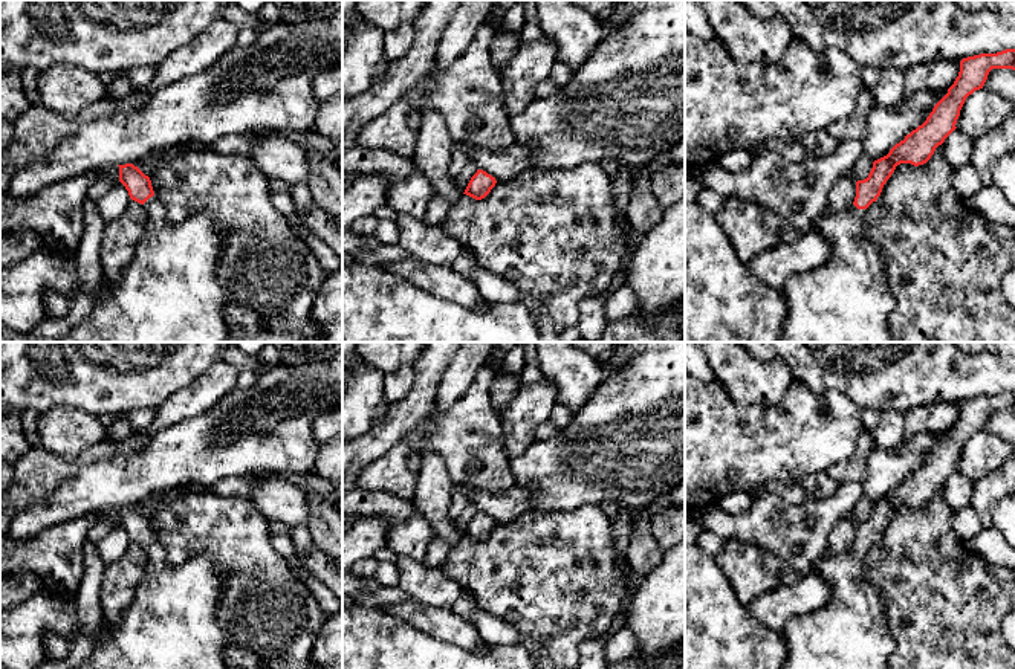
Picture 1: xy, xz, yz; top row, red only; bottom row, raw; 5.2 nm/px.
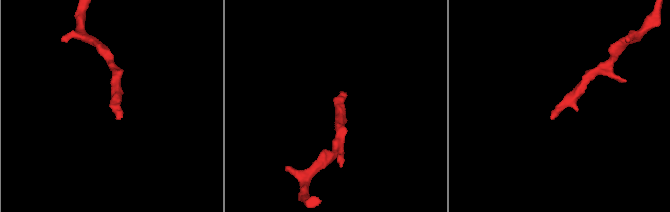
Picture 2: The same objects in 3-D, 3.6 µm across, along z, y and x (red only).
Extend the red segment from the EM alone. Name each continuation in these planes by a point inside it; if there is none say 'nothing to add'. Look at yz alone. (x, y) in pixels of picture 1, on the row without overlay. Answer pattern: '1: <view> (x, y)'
1: yz (850, 631)

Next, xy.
1: xy (171, 623)

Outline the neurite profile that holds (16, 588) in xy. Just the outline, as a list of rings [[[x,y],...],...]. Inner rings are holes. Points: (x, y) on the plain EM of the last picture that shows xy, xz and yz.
[[[21,573],[0,577],[0,611],[8,611],[43,588],[37,574]]]

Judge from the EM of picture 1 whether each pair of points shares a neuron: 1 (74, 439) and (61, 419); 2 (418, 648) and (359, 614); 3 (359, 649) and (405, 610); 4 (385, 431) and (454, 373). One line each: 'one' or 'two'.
1: one
2: one
3: two
4: two

